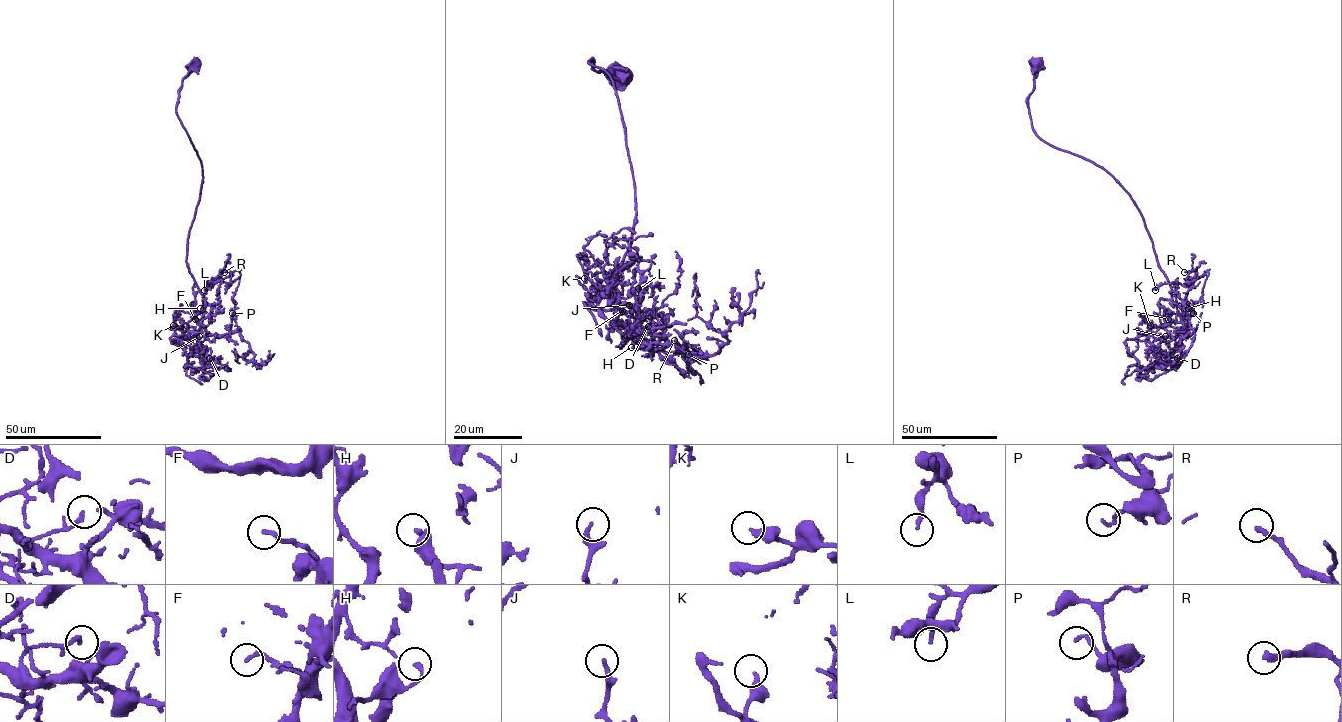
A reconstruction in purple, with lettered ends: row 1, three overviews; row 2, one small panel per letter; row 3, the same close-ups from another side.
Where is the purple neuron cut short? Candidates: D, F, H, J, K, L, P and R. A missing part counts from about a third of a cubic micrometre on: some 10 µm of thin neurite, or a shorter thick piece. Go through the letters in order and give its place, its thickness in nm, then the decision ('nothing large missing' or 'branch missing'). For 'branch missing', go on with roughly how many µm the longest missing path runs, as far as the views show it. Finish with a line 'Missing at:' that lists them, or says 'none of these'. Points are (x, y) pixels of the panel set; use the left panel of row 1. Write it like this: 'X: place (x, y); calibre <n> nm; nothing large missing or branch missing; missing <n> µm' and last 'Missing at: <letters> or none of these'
D: place (209, 358); calibre 200 nm; nothing large missing
F: place (195, 319); calibre 160 nm; nothing large missing
H: place (200, 308); calibre 190 nm; nothing large missing
J: place (199, 336); calibre 240 nm; nothing large missing
K: place (173, 325); calibre 320 nm; nothing large missing
L: place (204, 290); calibre 170 nm; nothing large missing
P: place (232, 313); calibre 130 nm; nothing large missing
R: place (224, 272); calibre 280 nm; nothing large missing
Missing at: none of these

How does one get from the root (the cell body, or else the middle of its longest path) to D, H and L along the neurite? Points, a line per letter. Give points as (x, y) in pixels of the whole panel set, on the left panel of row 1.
D: (197, 63), (182, 80), (176, 113), (202, 166), (186, 262), (202, 298), (200, 357), (209, 358)
H: (197, 63), (182, 80), (176, 113), (202, 166), (186, 258), (202, 296), (200, 308)
L: (197, 63), (182, 80), (176, 113), (202, 166), (186, 262), (202, 306), (214, 283), (204, 290)

